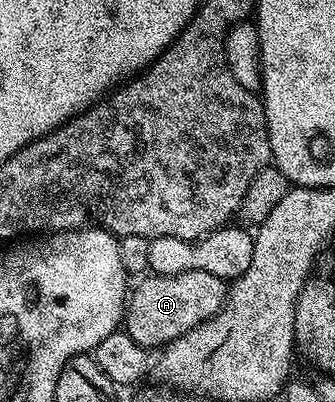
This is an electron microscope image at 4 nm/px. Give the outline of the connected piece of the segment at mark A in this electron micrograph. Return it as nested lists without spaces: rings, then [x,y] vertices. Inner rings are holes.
[[[183,269],[173,275],[150,275],[138,286],[133,286],[128,300],[124,306],[124,331],[140,343],[140,347],[154,351],[159,347],[165,347],[177,337],[183,337],[188,331],[208,319],[212,319],[219,313],[226,303],[228,285],[223,278],[215,273],[209,273],[203,269]]]

